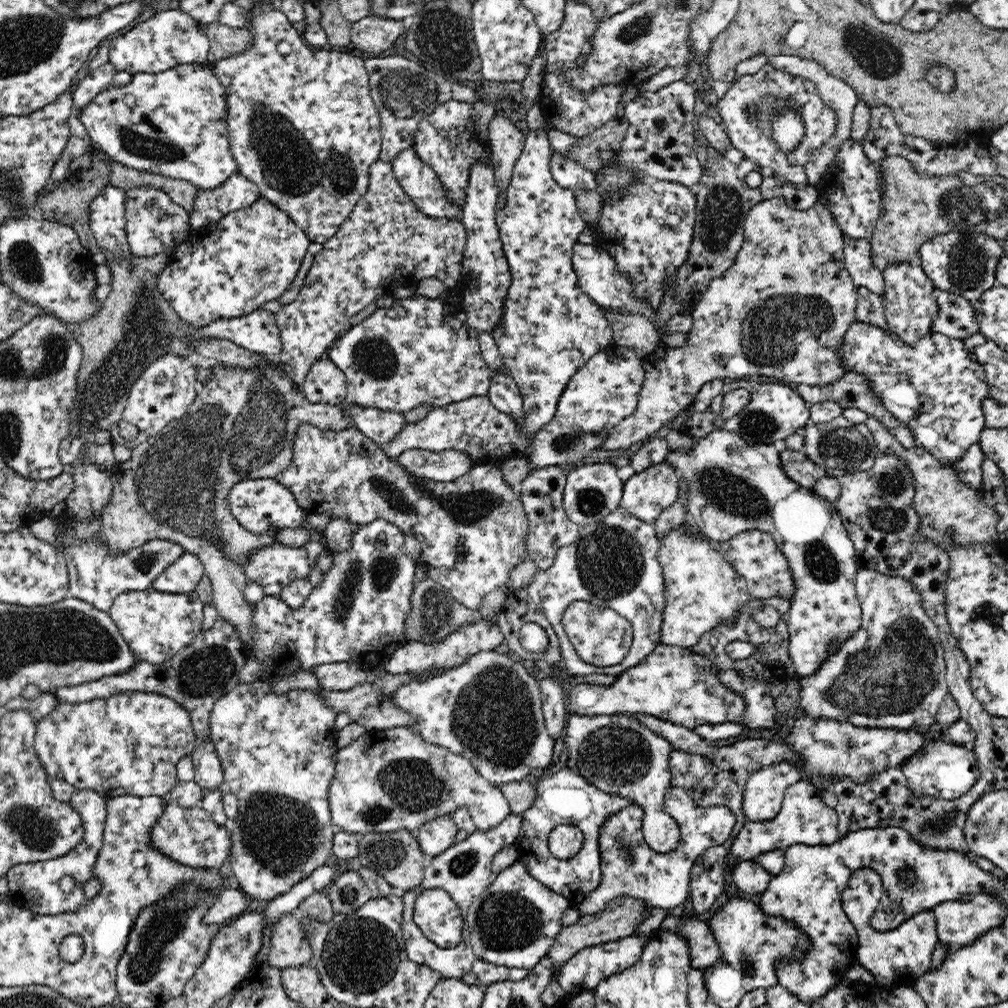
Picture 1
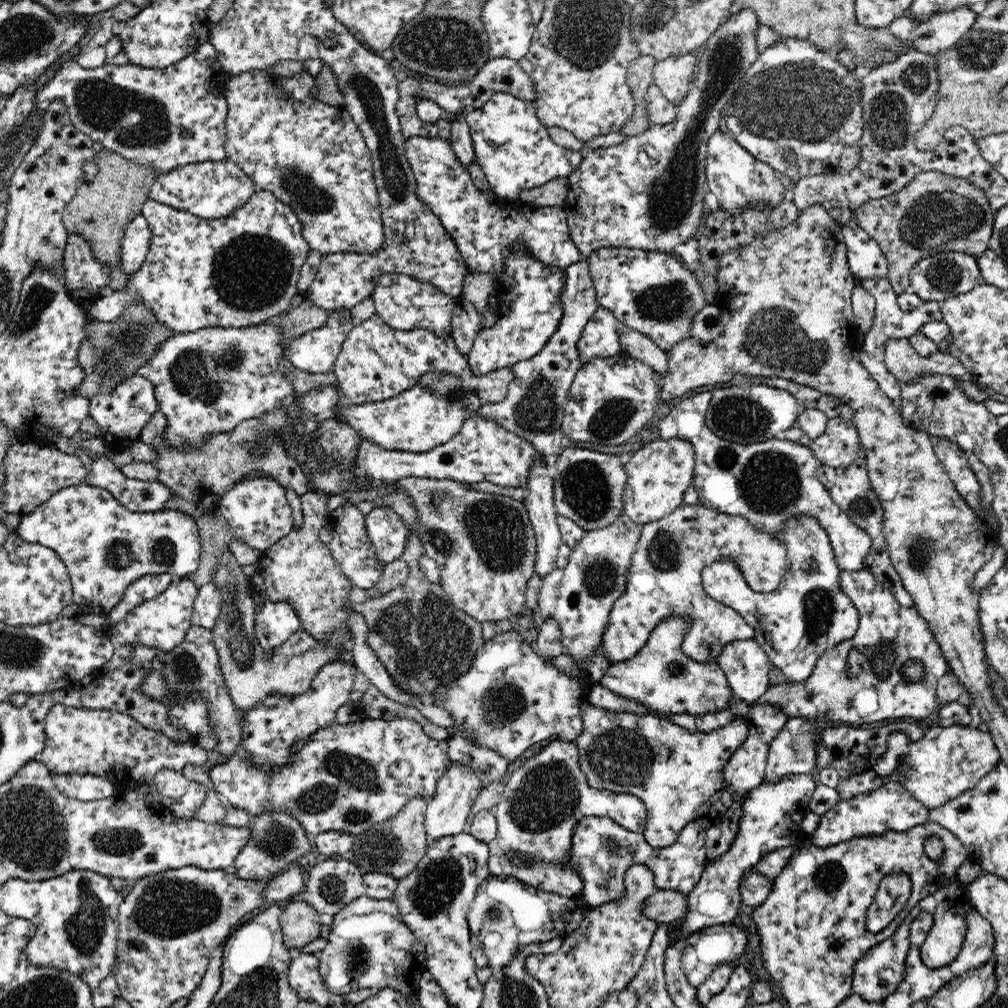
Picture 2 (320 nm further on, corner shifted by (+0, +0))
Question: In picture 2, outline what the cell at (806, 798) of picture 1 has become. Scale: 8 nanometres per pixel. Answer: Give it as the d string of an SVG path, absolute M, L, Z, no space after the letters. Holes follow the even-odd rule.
M810 773L793 775L788 774L788 776L780 776L778 780L774 780L774 782L770 783L767 780L764 780L762 783L758 784L756 788L749 789L747 794L743 798L742 802L742 816L740 816L740 820L738 820L738 832L736 832L736 836L734 836L734 840L730 842L730 846L726 848L726 852L722 852L720 856L716 856L716 858L712 858L712 860L707 860L706 866L704 866L702 870L702 874L700 876L700 880L694 885L694 888L690 892L687 893L687 901L688 901L688 912L686 916L682 918L683 921L683 930L688 932L688 934L695 934L703 930L706 927L712 927L717 924L733 922L734 918L739 916L739 911L741 907L744 906L741 902L741 892L739 891L739 886L741 883L742 875L750 870L754 869L755 866L759 863L759 860L769 852L776 850L777 848L786 848L786 846L794 846L796 844L798 847L803 847L807 843L807 837L802 832L802 828L800 827L800 822L802 822L802 818L809 812L808 804L814 794L815 788L818 786L818 781L815 780Z

